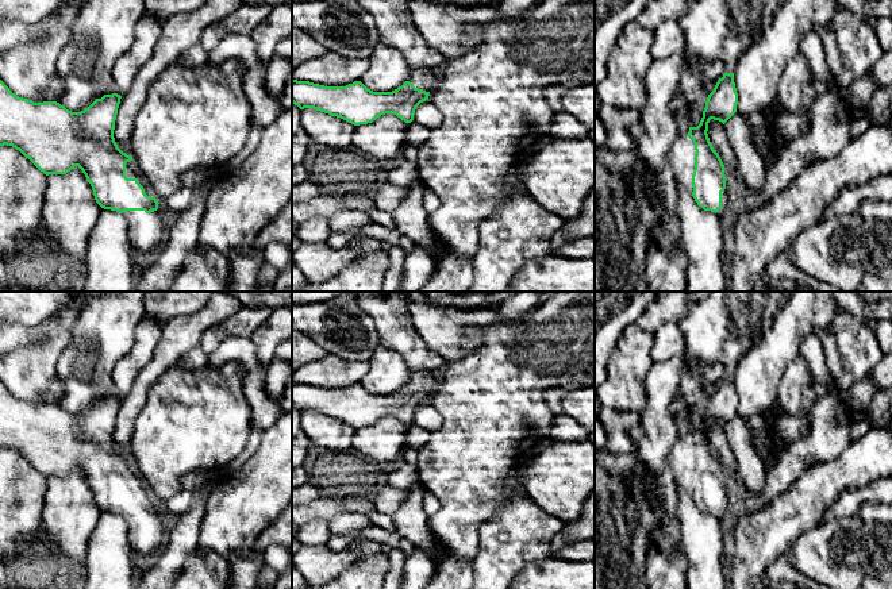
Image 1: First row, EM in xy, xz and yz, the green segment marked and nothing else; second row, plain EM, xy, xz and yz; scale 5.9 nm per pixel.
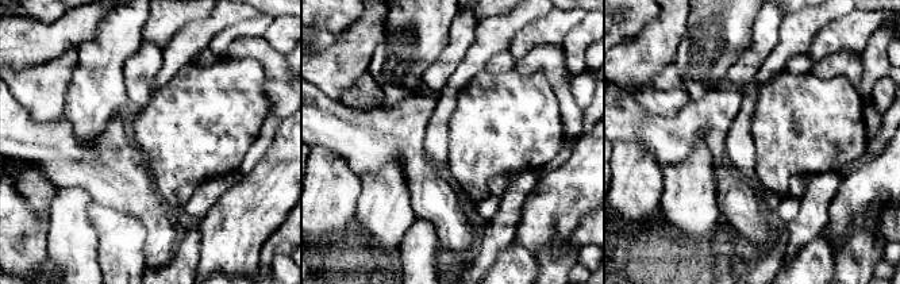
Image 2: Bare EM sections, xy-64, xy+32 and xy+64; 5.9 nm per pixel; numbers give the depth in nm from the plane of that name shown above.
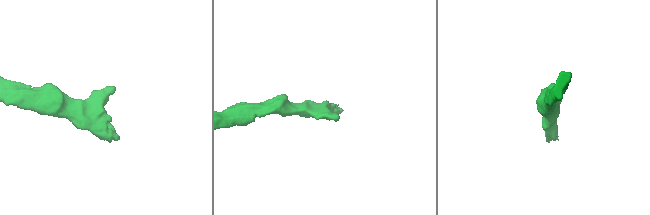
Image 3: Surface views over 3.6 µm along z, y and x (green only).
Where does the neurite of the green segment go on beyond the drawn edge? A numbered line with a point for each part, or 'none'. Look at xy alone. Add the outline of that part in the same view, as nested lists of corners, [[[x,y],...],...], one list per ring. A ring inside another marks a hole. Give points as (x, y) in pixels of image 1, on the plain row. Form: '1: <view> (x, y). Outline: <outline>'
1: xy (131, 474). Outline: [[[130,463],[130,465],[126,466],[126,480],[127,481],[137,481],[138,485],[143,489],[145,496],[150,500],[154,500],[154,496],[151,494],[147,485],[145,484],[145,480],[135,470],[134,463]]]

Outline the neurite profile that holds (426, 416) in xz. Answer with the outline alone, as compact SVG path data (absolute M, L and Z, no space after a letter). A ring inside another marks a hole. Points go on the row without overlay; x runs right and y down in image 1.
M426 403L416 409L412 424L428 432L434 432L442 423L443 419L441 413L430 403Z

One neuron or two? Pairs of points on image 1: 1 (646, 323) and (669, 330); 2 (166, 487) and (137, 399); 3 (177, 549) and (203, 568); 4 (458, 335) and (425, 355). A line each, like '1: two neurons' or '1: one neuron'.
1: two neurons
2: two neurons
3: two neurons
4: two neurons

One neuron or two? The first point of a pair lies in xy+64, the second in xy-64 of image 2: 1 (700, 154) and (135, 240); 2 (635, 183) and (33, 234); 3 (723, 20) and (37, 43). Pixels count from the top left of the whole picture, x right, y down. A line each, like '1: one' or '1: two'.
1: two
2: one
3: two

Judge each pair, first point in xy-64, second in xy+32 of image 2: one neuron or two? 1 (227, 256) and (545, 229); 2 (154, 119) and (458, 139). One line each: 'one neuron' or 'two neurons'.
1: one neuron
2: one neuron

